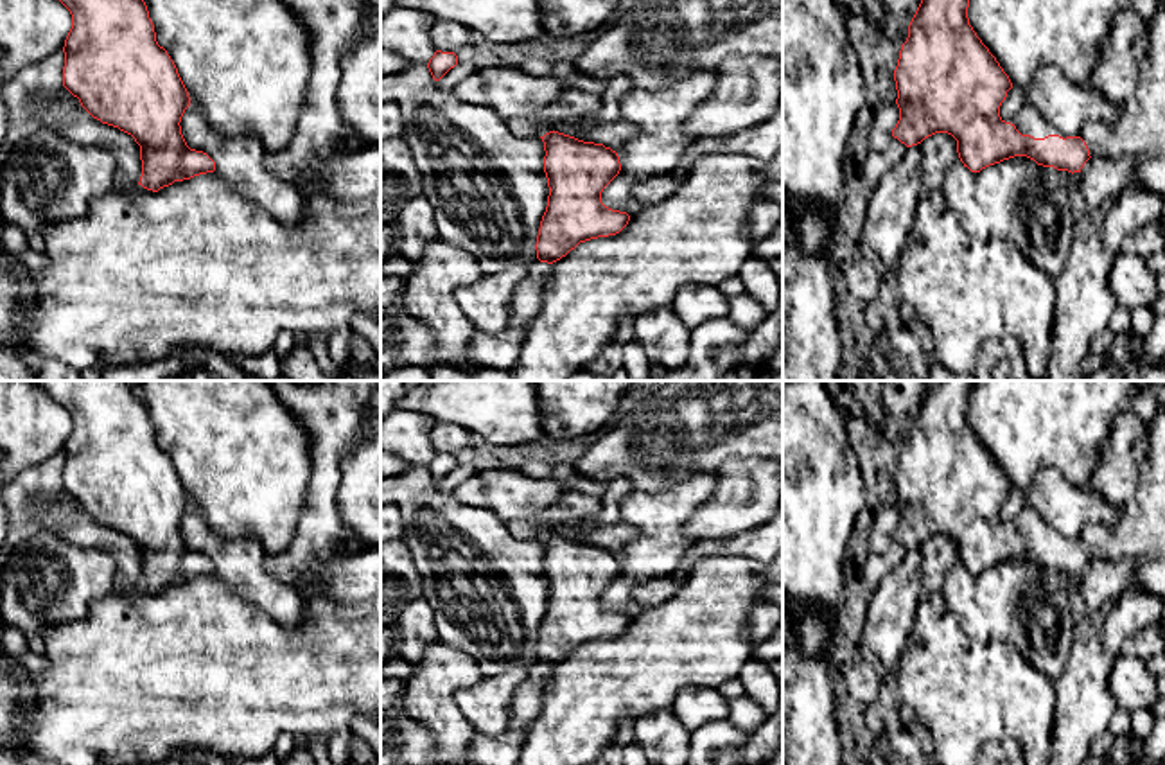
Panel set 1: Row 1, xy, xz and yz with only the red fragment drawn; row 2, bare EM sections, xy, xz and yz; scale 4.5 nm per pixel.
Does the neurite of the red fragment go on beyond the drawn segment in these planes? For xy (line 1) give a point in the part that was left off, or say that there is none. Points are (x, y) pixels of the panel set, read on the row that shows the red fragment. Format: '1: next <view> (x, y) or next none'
1: next none

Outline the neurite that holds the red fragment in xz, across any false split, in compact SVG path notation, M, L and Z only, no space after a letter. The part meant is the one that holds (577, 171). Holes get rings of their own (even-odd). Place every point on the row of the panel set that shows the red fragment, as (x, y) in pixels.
M558 131L540 138L549 196L535 250L540 262L553 264L580 242L619 233L630 215L601 203L603 189L621 171L616 151Z

